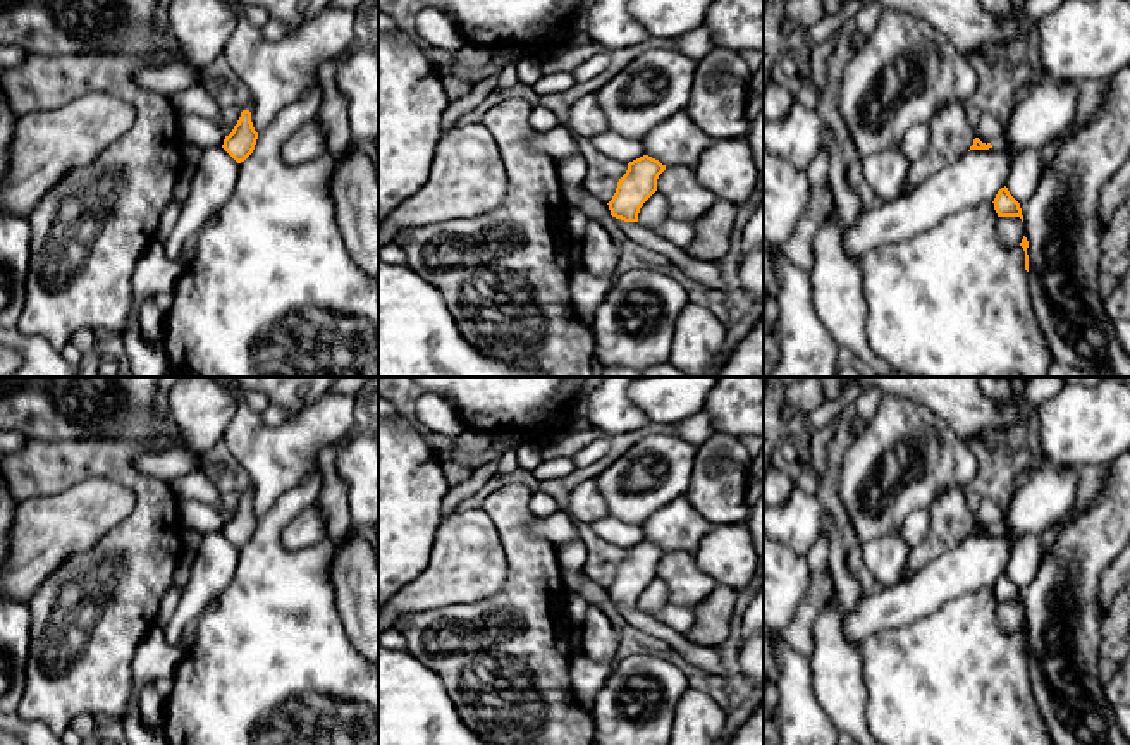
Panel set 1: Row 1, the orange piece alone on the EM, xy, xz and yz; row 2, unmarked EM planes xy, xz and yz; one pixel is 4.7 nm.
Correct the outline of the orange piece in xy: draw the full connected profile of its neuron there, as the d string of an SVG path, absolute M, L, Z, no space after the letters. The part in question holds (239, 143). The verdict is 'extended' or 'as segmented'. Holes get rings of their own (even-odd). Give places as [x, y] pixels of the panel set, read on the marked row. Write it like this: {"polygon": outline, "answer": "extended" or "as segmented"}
{"polygon": "M243 110L232 132L225 136L222 148L237 162L244 162L255 150L258 132L251 122L251 112Z", "answer": "as segmented"}

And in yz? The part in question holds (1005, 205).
{"polygon": "M1001 188L994 198L998 217L1020 217L1023 222L1020 203L1010 194L1008 188Z", "answer": "as segmented"}

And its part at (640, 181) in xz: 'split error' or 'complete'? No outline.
complete

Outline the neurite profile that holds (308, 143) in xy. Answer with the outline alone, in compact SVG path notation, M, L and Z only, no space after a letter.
M313 117L292 132L280 146L280 157L287 165L313 162L327 155L327 143L320 122Z

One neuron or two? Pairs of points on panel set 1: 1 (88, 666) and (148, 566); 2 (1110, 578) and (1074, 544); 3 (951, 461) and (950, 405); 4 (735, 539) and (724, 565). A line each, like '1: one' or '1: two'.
1: one
2: two
3: two
4: one

